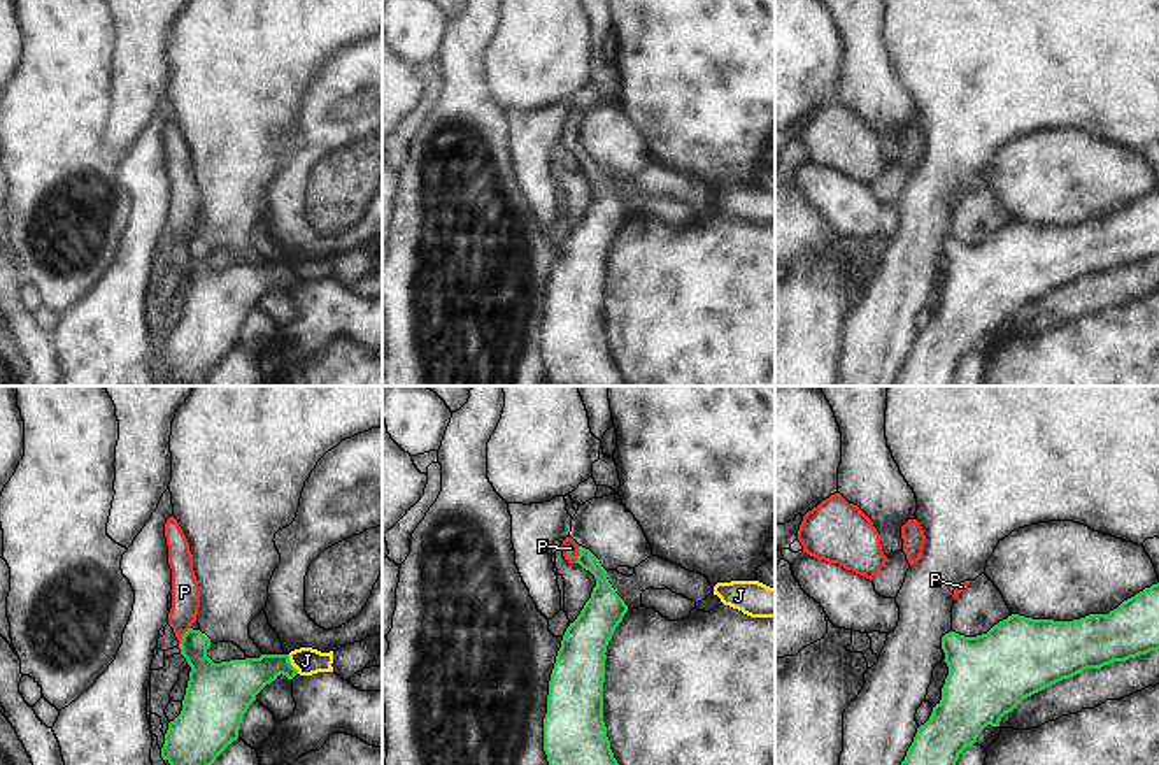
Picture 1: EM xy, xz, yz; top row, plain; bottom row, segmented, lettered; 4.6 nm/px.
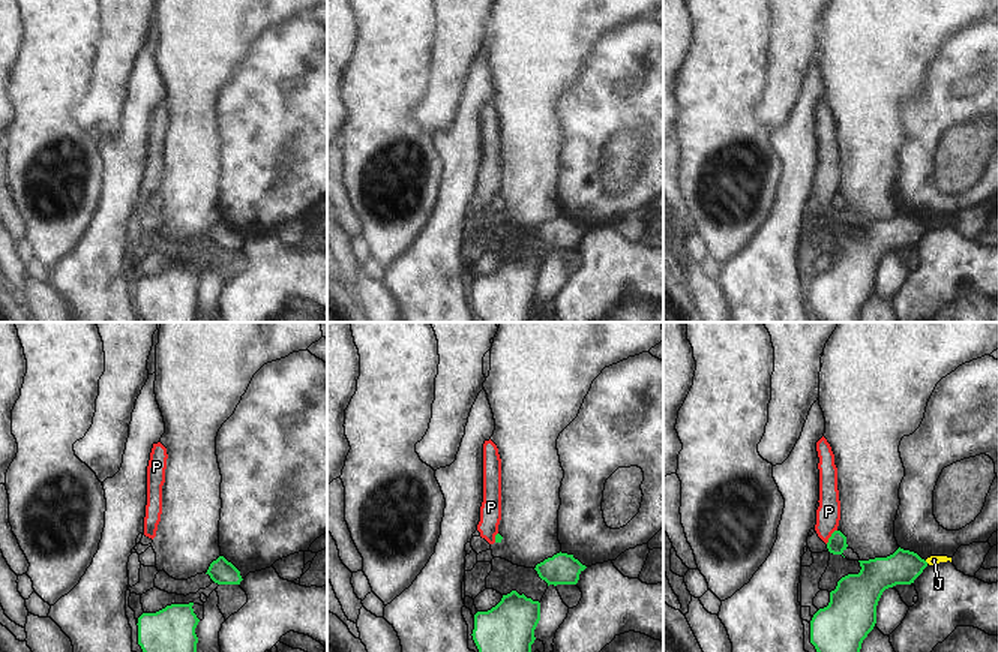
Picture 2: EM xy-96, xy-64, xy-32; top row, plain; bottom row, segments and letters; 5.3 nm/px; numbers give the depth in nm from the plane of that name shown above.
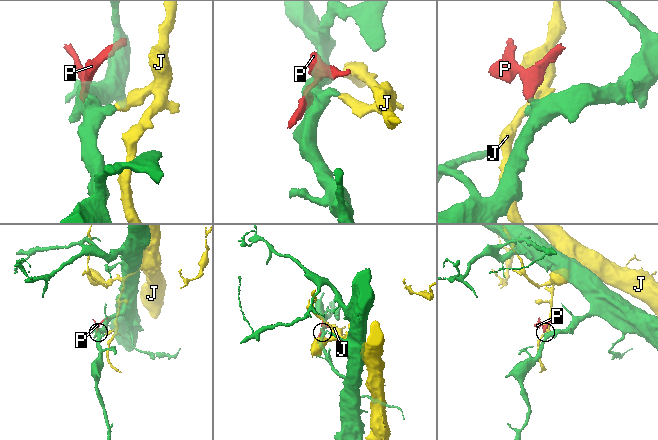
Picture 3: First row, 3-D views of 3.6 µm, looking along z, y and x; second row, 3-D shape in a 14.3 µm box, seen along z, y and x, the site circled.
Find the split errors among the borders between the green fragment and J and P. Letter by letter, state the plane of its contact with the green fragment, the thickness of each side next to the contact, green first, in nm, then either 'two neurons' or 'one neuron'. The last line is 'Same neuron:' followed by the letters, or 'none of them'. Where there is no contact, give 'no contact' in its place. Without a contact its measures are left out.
J: xy | 200/120 nm | two neurons
P: xy | 190/130 nm | two neurons
Same neuron: none of them

